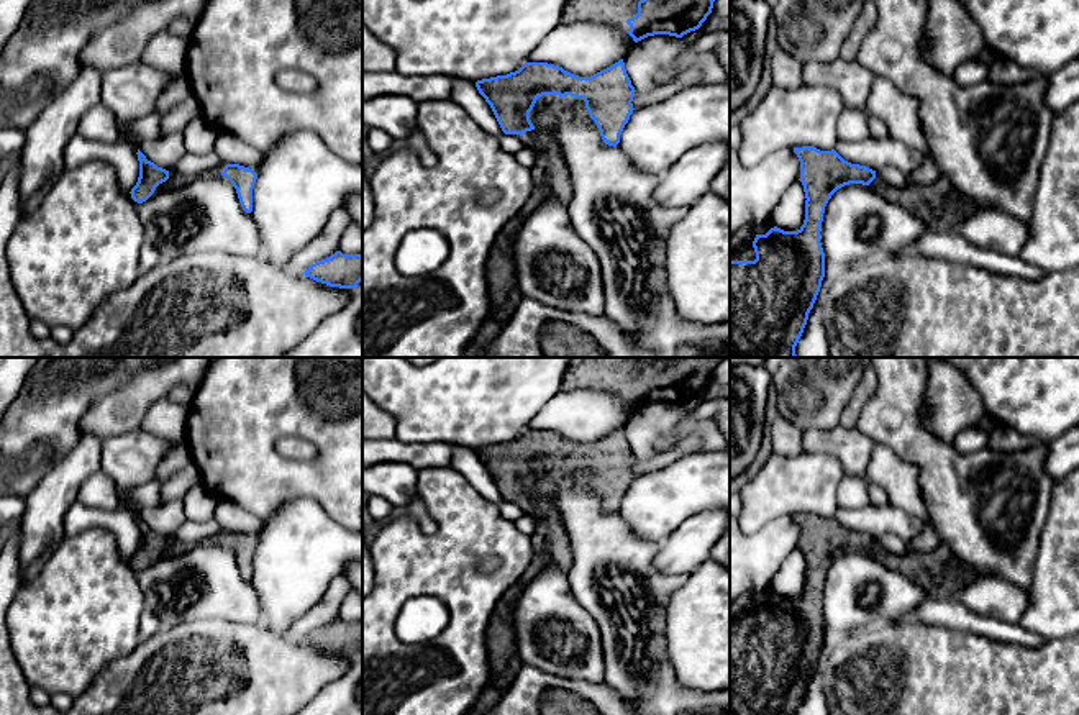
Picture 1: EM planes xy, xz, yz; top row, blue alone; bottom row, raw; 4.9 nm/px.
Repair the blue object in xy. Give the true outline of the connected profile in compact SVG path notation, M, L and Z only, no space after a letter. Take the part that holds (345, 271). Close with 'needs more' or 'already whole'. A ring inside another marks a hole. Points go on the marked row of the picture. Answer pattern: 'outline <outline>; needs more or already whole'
outline M336 251L330 257L312 264L303 274L330 287L356 289L362 280L362 253L343 254Z; already whole

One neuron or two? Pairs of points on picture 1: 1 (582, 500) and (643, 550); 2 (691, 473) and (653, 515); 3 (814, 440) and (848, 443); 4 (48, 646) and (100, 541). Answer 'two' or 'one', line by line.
1: one
2: one
3: one
4: one

